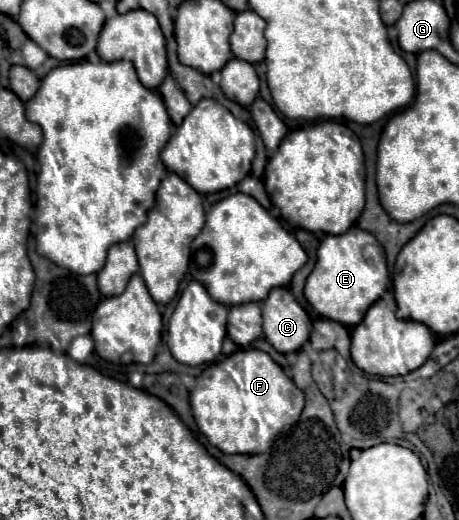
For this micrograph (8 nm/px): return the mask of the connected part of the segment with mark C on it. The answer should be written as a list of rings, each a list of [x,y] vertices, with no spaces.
[[[274,288],[261,302],[263,334],[282,354],[296,352],[310,336],[310,318],[288,288]]]

